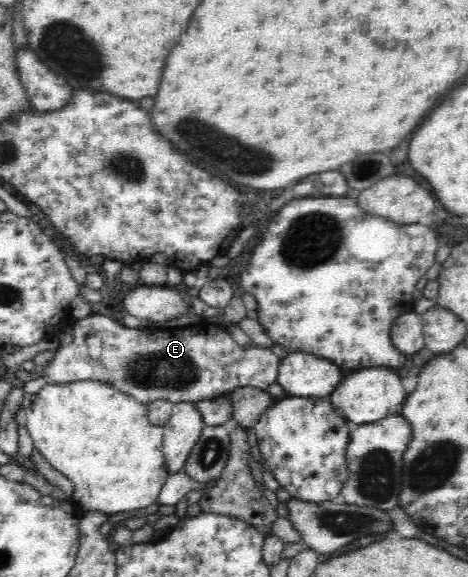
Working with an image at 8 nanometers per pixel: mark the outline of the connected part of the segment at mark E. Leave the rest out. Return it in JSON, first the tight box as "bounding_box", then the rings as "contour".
{"bounding_box":[41,313,280,405],"contour":[[[94,313],[76,319],[71,329],[73,342],[57,348],[55,360],[41,370],[53,384],[99,381],[146,405],[159,399],[197,403],[227,396],[239,387],[267,391],[278,379],[280,359],[271,348],[256,343],[243,350],[226,328],[205,321],[180,328],[155,328],[147,334],[141,328],[123,328],[108,315]]]}

